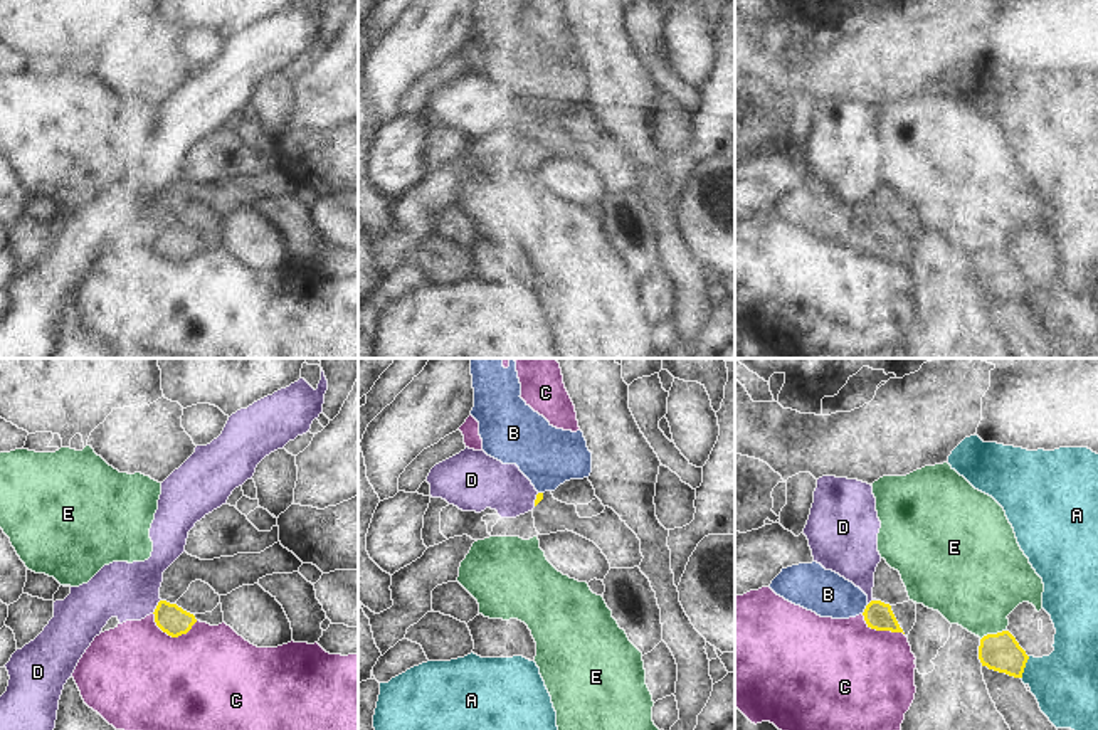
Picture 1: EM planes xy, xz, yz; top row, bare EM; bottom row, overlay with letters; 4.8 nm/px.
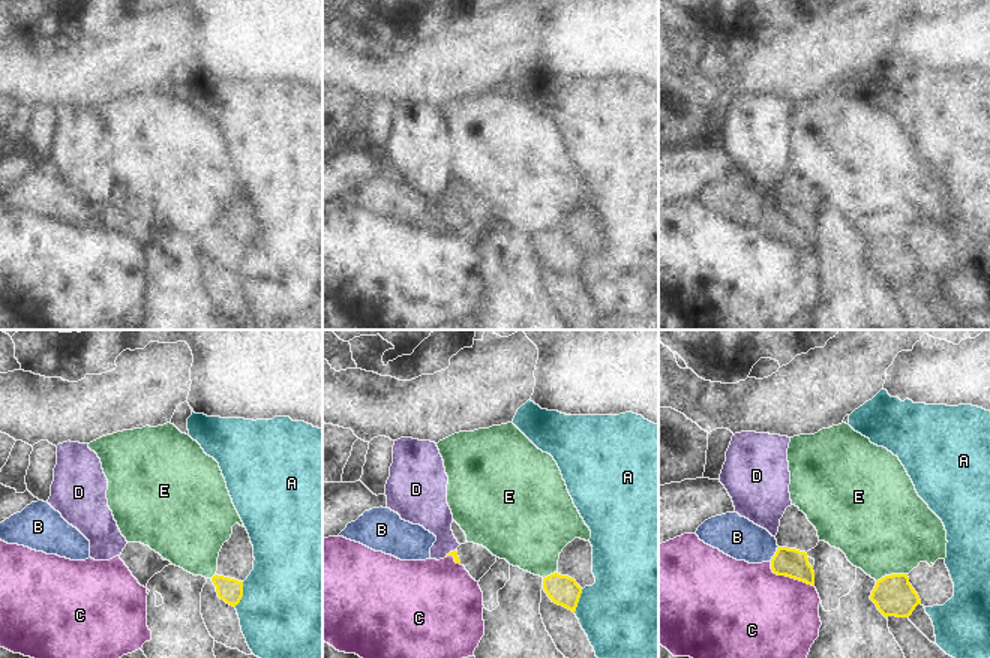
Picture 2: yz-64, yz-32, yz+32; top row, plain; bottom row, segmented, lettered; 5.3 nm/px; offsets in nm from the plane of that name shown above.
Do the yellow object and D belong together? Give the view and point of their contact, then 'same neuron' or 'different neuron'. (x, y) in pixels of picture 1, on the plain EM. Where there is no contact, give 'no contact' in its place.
meets yellow in xy at (157, 229); different neuron

